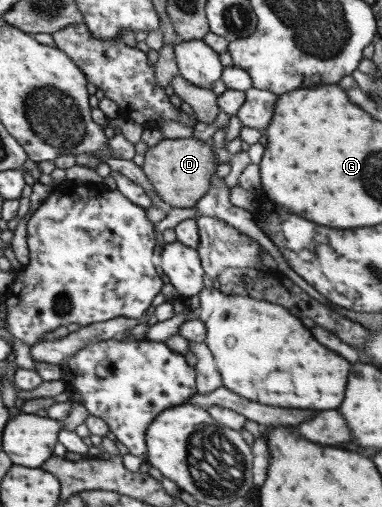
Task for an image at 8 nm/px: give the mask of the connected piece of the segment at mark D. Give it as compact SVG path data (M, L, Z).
M196 137L163 139L149 147L144 156L143 173L153 184L158 196L175 208L194 208L210 189L209 181L216 168L216 154L211 141Z

